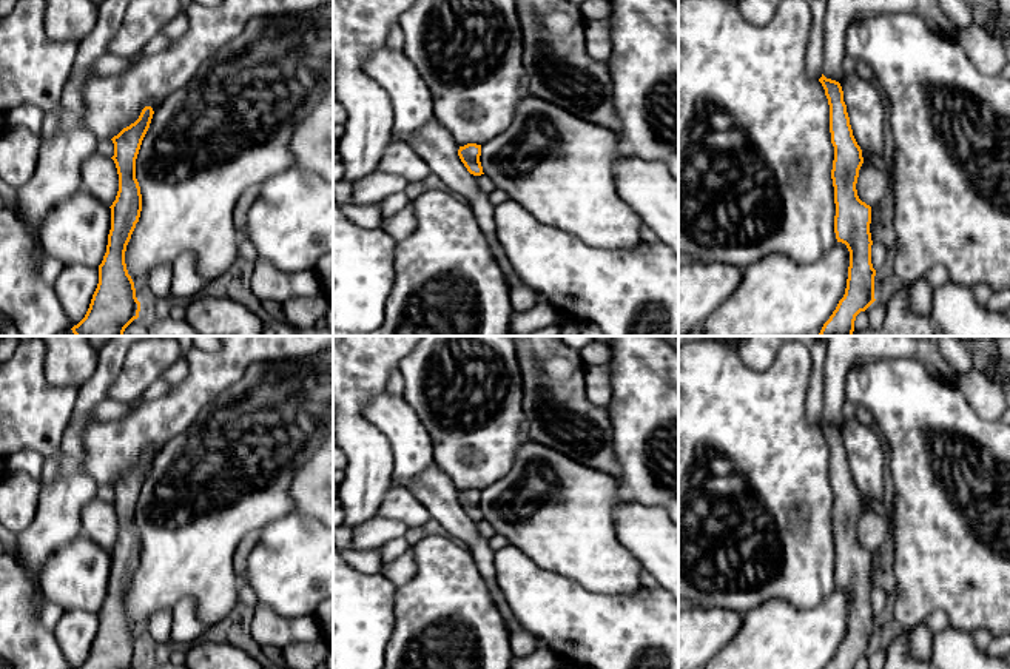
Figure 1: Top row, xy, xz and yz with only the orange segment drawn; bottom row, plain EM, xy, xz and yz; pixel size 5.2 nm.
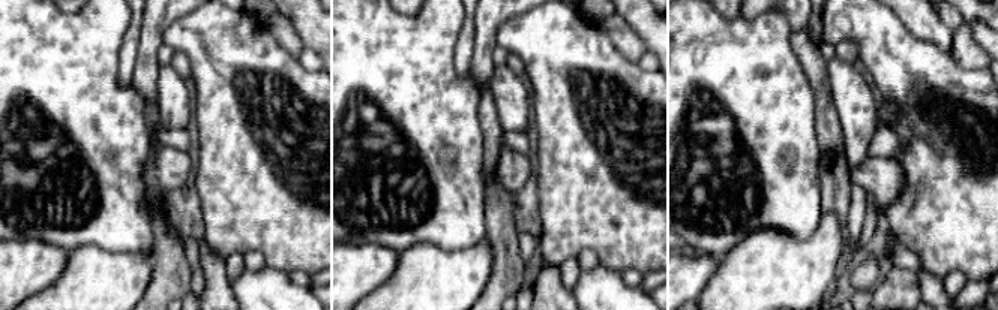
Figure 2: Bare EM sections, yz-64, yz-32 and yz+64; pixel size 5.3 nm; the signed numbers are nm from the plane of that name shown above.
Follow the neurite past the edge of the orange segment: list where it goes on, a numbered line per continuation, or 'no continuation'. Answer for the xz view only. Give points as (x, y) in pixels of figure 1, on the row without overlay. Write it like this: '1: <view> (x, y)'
no continuation

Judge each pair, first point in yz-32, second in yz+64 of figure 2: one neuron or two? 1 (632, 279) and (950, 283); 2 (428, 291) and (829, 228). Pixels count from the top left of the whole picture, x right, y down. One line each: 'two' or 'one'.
1: one
2: one

